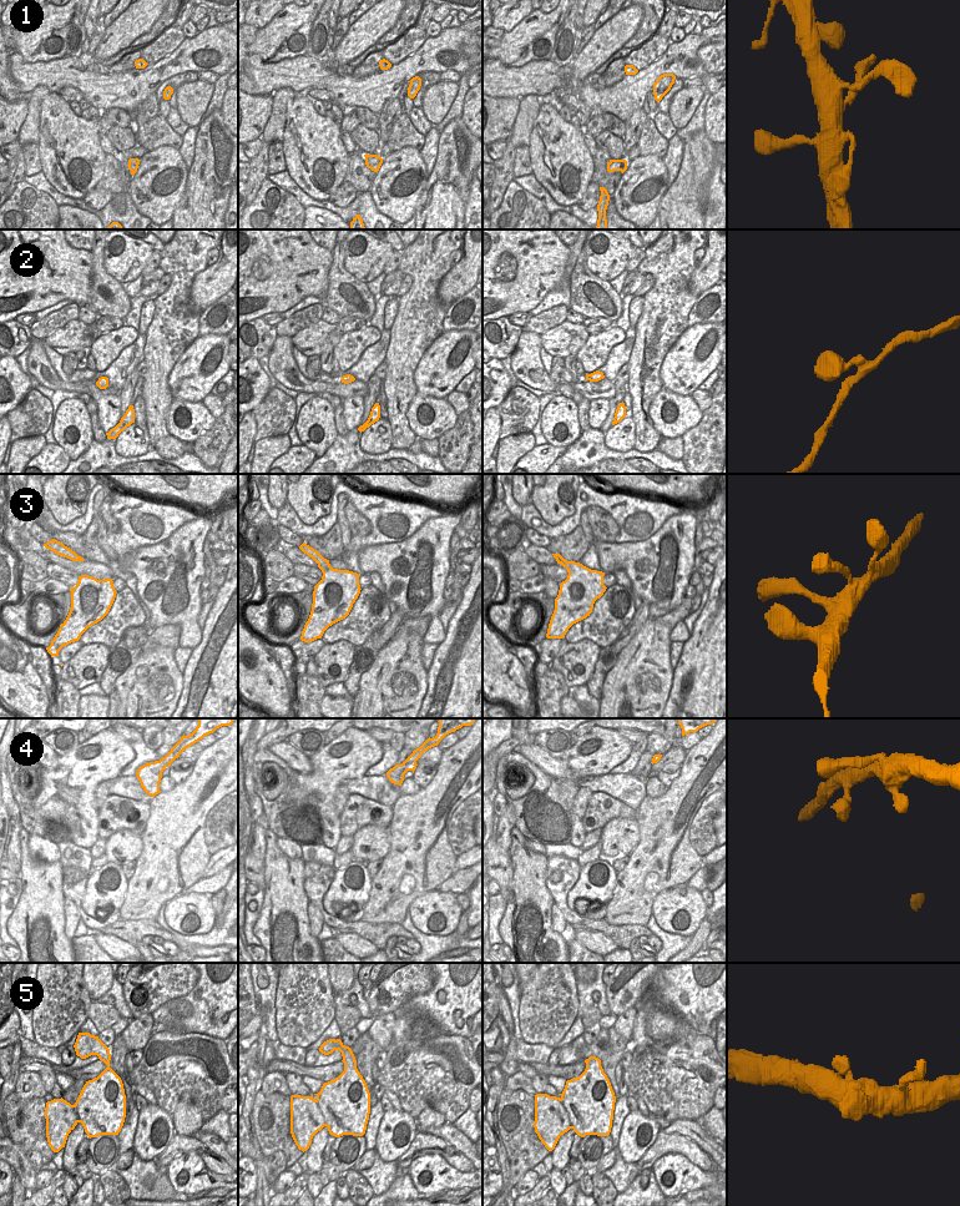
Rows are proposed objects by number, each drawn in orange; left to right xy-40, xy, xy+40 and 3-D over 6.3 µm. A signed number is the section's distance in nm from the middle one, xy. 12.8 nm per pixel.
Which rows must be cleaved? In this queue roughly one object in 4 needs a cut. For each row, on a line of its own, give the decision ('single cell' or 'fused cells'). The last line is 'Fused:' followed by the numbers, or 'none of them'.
1: single cell
2: single cell
3: single cell
4: single cell
5: single cell
Fused: none of them

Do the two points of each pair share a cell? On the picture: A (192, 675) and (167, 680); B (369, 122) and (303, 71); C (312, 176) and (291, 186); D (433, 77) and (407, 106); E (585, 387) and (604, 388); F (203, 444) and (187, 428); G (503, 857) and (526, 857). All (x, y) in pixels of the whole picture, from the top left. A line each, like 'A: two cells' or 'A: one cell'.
A: two cells
B: two cells
C: two cells
D: one cell
E: one cell
F: two cells
G: two cells

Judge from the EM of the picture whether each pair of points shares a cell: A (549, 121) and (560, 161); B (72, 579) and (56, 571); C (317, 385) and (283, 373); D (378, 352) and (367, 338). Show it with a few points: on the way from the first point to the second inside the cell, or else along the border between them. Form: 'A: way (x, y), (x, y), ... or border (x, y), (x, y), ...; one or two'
A: way (550, 131), (551, 141), (557, 151); one
B: way (69, 578), (60, 574); one
C: way (308, 385), (293, 385), (289, 382); one
D: border (382, 332), (382, 336), (364, 351), (353, 366); two

